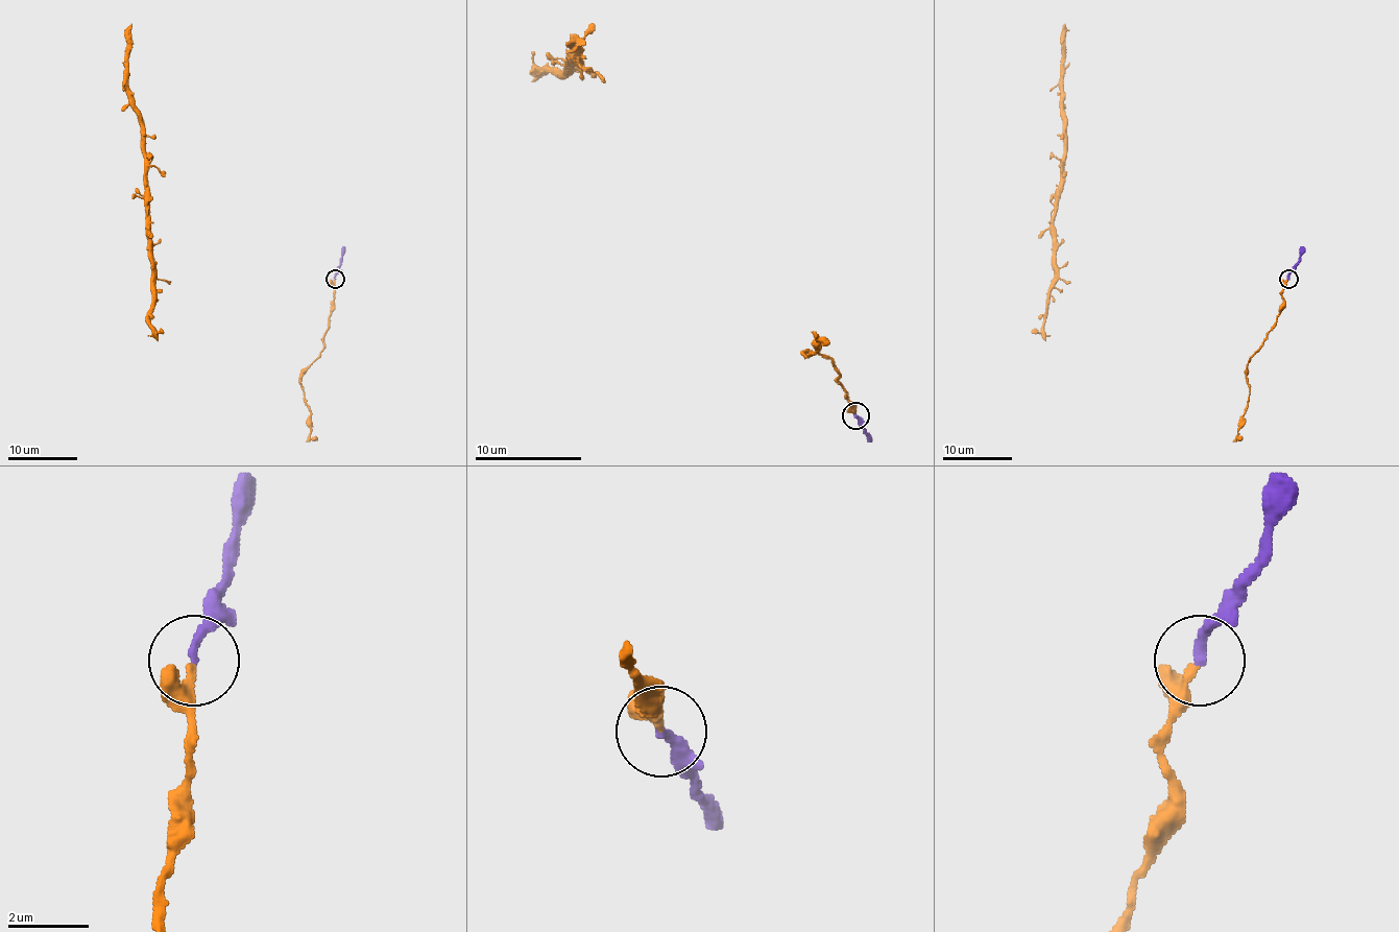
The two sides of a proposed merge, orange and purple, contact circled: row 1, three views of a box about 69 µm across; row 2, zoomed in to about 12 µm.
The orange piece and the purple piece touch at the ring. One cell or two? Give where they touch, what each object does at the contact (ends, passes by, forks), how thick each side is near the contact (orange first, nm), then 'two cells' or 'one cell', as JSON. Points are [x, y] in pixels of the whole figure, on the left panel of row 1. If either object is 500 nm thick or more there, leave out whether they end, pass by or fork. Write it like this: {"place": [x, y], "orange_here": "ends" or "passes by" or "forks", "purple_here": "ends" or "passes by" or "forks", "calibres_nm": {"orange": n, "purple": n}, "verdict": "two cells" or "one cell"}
{"place": [335, 279], "orange_here": "ends", "purple_here": "ends", "calibres_nm": {"orange": 260, "purple": 240}, "verdict": "one cell"}

